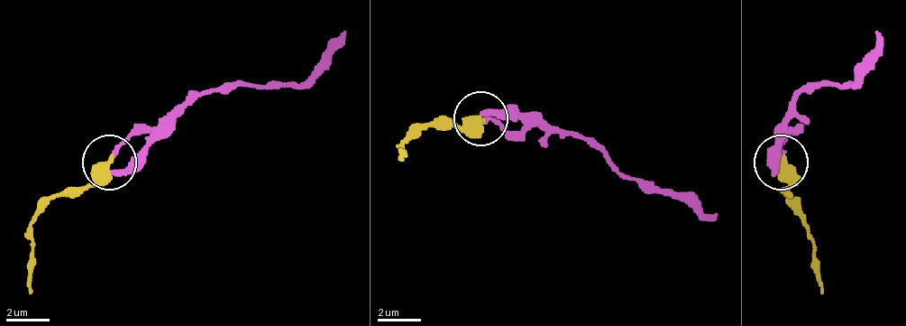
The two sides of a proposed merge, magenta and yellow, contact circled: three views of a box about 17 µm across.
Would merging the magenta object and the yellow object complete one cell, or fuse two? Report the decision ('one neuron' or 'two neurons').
one neuron

